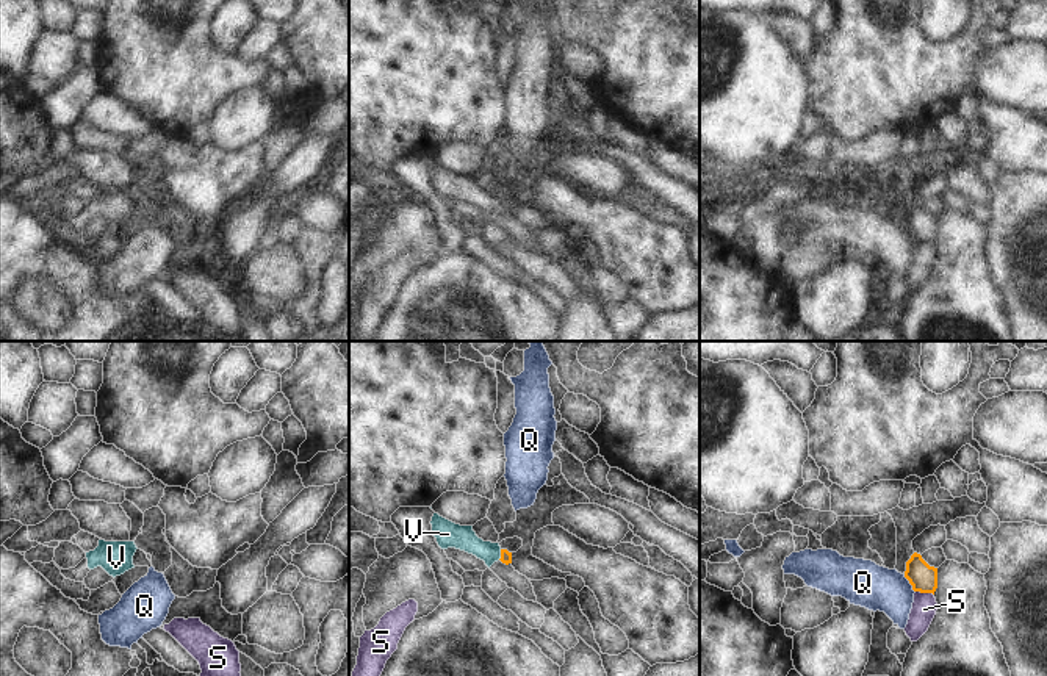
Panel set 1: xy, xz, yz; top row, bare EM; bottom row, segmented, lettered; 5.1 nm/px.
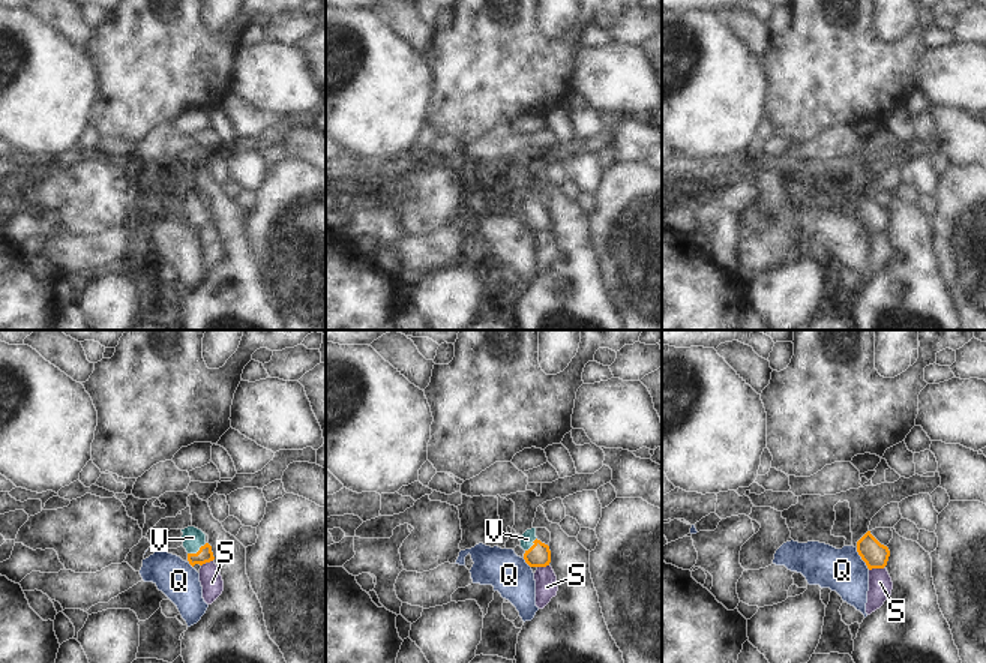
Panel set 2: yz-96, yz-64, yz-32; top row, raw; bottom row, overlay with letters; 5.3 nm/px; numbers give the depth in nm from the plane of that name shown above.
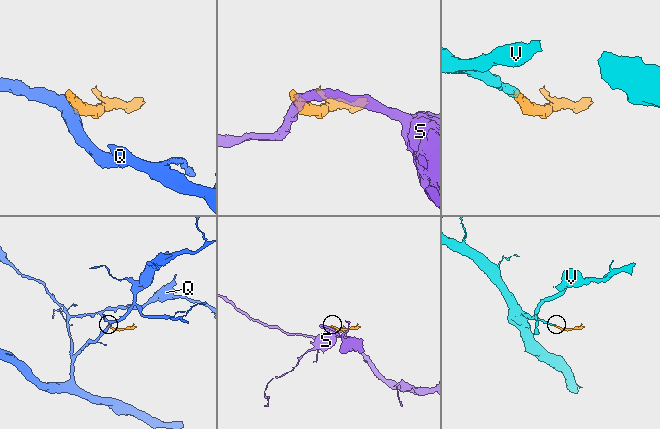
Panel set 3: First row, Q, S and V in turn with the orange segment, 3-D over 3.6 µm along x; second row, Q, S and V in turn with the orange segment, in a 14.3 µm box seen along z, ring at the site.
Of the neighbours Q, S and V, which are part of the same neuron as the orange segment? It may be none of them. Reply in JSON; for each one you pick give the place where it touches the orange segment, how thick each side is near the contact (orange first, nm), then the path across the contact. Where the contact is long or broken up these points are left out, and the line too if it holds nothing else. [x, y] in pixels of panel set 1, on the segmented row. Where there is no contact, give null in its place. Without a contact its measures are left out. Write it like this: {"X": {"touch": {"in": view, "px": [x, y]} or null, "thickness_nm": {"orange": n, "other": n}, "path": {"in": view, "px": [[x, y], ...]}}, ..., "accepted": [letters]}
{"V": {"touch": {"in": "xz", "px": [501, 554]}, "thickness_nm": {"orange": 60, "other": 130}, "path": {"in": "xz", "px": [[506, 557], [501, 554], [481, 550], [460, 537]]}}, "accepted": ["V"]}

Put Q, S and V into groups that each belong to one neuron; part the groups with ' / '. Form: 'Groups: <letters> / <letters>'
Groups: Q / S / V

